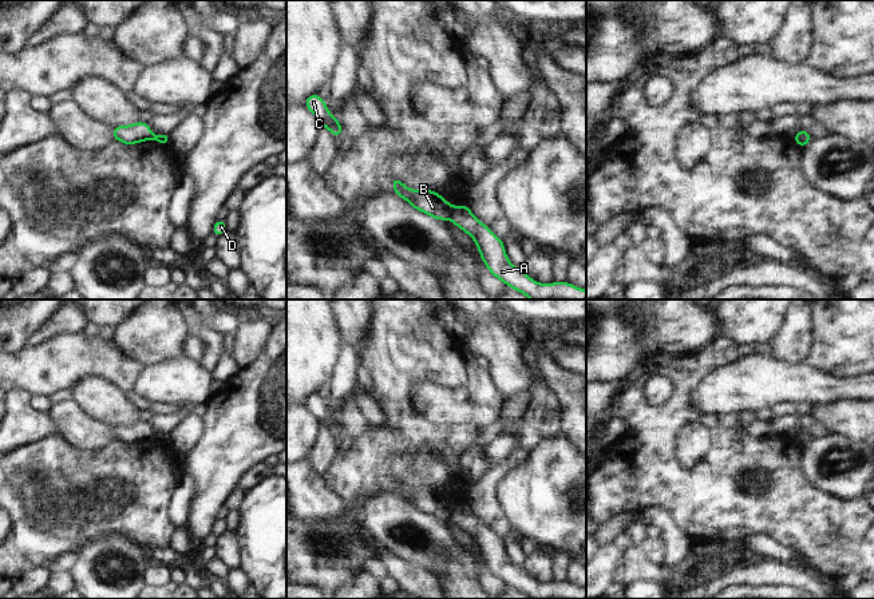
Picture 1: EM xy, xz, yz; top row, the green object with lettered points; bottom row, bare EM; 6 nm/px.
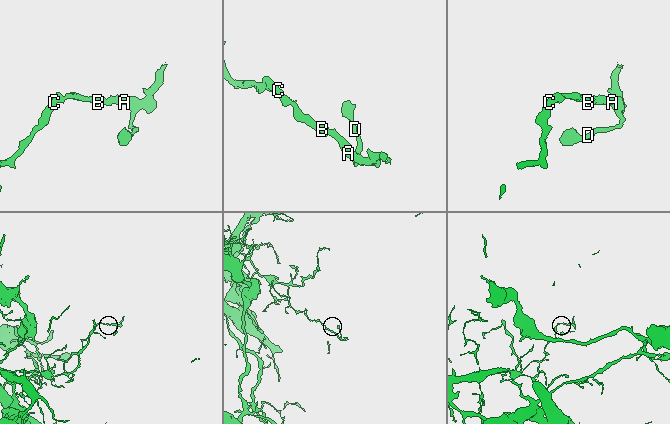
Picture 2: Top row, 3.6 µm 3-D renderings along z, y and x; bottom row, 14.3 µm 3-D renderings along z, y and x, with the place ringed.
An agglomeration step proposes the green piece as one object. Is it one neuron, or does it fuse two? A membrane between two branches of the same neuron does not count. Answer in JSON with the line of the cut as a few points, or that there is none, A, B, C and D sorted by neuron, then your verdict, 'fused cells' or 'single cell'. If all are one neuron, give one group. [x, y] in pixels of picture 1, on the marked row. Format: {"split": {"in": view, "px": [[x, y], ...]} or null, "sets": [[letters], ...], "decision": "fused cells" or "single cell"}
{"split": {"in": "xz", "px": [[454, 206], [449, 217]]}, "sets": [["A", "D"], ["B", "C"]], "decision": "fused cells"}

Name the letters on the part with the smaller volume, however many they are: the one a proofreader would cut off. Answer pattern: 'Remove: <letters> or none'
Remove: A, D

